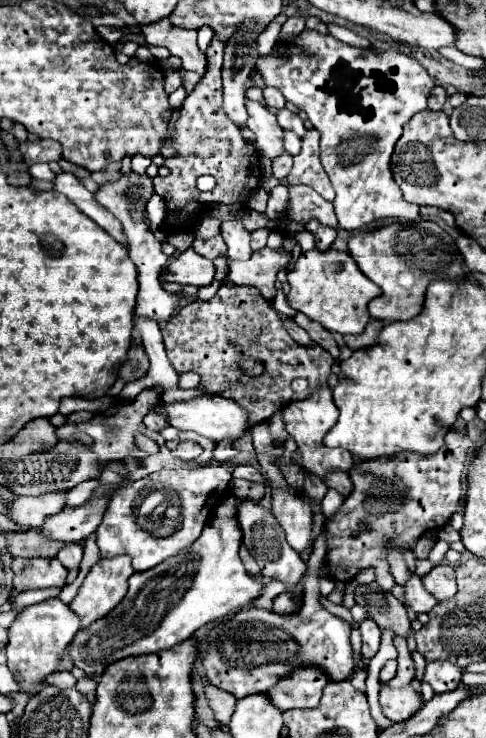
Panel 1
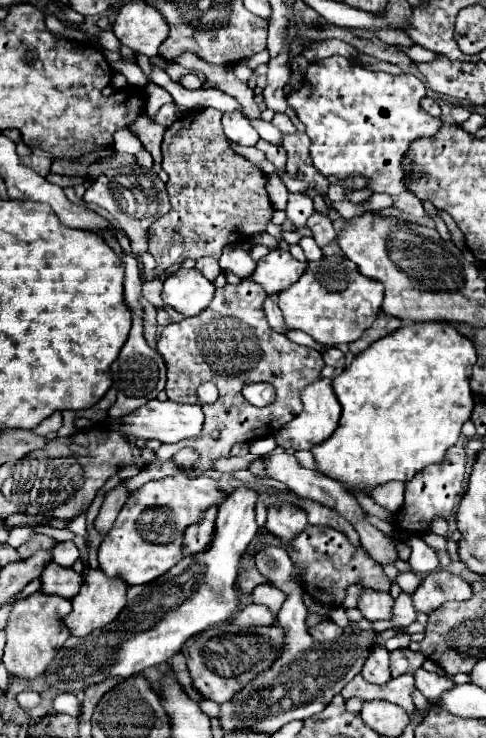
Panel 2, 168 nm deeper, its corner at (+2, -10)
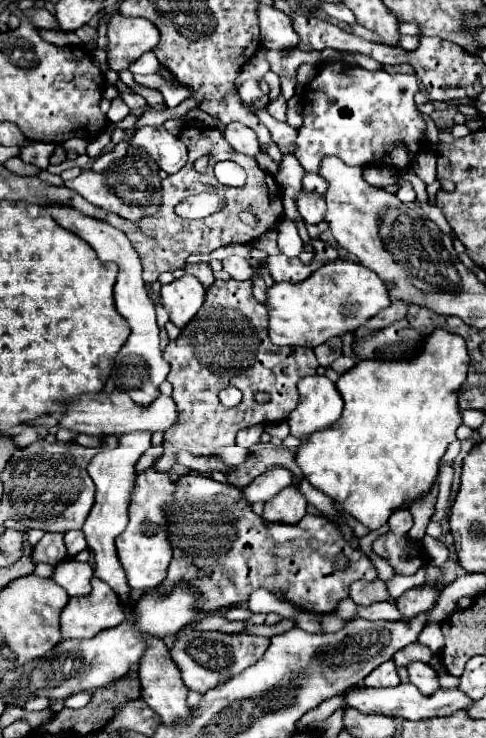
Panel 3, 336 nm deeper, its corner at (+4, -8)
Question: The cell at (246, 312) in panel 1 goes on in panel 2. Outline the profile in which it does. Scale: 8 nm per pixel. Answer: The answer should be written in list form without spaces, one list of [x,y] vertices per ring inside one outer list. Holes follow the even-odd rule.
[[[248,278],[238,286],[226,284],[218,288],[214,300],[208,308],[204,308],[198,316],[184,318],[178,324],[168,324],[158,340],[156,350],[162,354],[168,366],[166,394],[172,402],[198,404],[196,388],[202,382],[214,382],[220,396],[214,404],[204,408],[204,430],[198,438],[190,438],[178,444],[162,444],[156,452],[156,466],[174,468],[176,464],[170,460],[178,448],[190,446],[202,456],[202,464],[214,462],[230,454],[230,448],[238,442],[250,442],[256,438],[272,436],[286,422],[296,418],[302,412],[300,392],[320,380],[320,370],[324,368],[322,354],[308,346],[298,346],[290,342],[284,334],[274,334],[270,330],[262,304],[266,300],[266,292],[256,282]],[[250,382],[268,382],[276,388],[276,400],[266,408],[252,406],[242,396],[242,386]],[[218,430],[220,438],[212,438],[212,432]]]

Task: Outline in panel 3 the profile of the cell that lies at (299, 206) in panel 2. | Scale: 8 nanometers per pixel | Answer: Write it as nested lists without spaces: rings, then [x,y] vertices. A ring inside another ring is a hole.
[[[306,172],[306,174],[304,174],[302,188],[304,188],[304,190],[312,190],[312,192],[320,192],[322,196],[324,196],[324,192],[326,192],[326,184],[324,184],[324,182],[320,180],[320,176],[314,174],[314,172]]]

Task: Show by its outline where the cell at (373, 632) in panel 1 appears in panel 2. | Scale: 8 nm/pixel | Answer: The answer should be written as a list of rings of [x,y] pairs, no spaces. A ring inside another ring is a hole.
[[[372,646],[368,658],[362,666],[362,676],[366,682],[384,684],[390,680],[390,666],[388,666],[388,650],[384,646]]]

